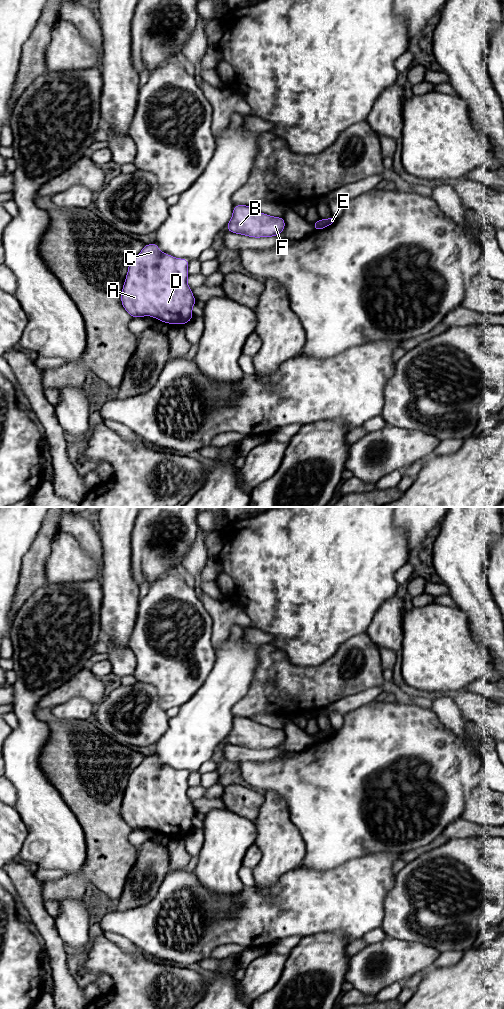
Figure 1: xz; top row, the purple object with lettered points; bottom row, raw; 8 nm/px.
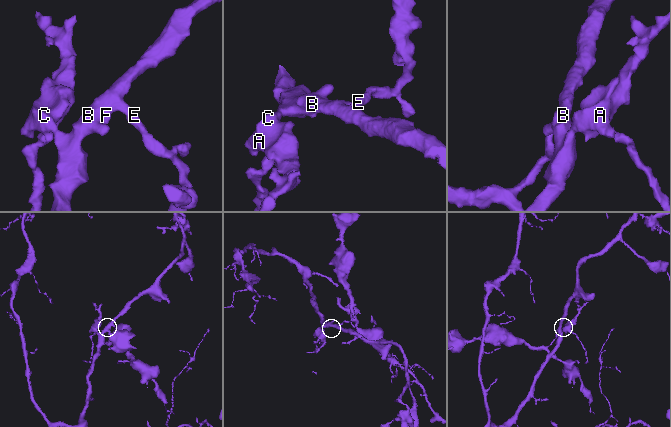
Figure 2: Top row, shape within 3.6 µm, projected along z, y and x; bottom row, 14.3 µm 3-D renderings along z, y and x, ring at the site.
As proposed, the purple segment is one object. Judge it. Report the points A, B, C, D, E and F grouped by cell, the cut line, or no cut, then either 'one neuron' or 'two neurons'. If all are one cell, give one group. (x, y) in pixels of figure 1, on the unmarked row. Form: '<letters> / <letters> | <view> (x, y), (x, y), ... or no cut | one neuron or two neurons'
A B C D F / E | xz (317, 734), (321, 740) | two neurons

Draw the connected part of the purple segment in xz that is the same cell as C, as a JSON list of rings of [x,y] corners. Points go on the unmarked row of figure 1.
[[[156,755],[147,756],[128,777],[121,815],[133,829],[154,829],[168,836],[185,837],[193,830],[196,811],[187,795],[189,773],[163,765]]]

